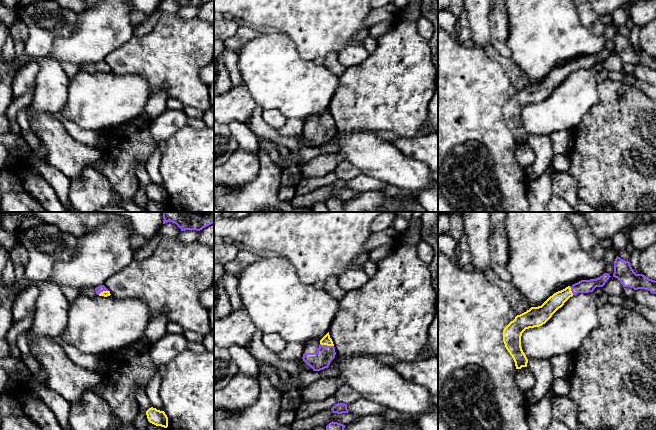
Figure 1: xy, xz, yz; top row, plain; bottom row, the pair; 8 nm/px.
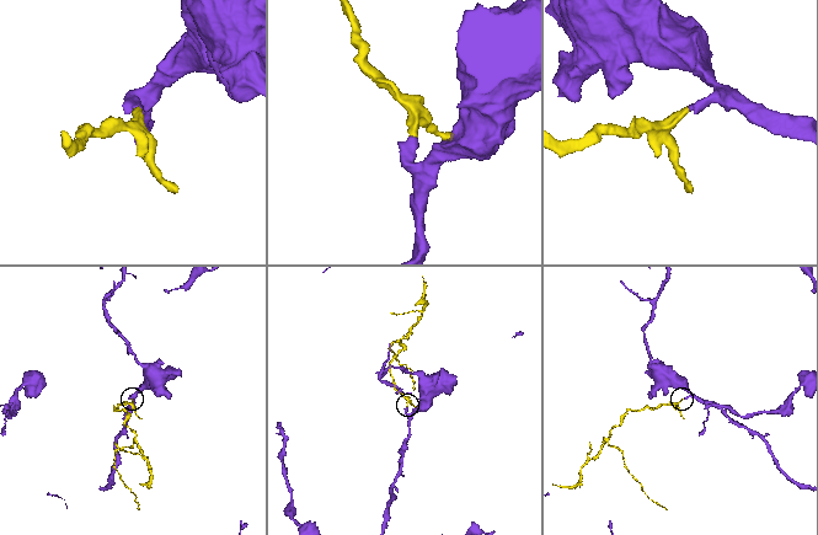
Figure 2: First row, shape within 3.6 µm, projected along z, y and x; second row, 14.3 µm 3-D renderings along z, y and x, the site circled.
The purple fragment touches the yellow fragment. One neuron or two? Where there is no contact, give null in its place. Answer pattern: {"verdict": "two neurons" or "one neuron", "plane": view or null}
{"verdict": "one neuron", "plane": "xz"}

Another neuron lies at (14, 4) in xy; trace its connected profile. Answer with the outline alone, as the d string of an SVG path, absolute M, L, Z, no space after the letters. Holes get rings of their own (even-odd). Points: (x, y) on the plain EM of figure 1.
M0 0L4 6L18 9L21 5L26 5L34 2L39 2L42 0Z

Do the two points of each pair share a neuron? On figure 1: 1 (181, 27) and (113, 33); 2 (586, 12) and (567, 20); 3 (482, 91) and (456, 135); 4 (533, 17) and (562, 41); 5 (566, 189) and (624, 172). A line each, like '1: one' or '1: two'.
1: two
2: two
3: one
4: one
5: two

